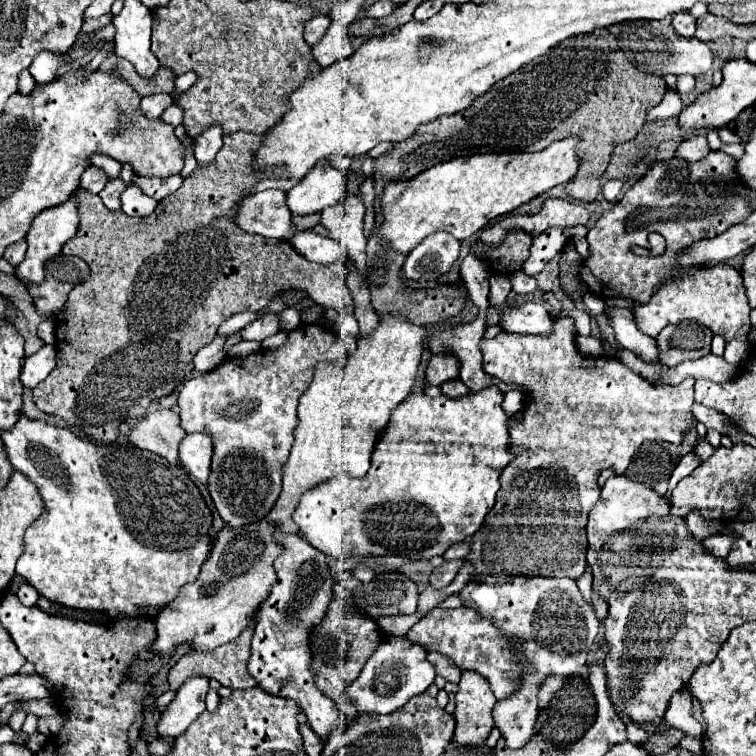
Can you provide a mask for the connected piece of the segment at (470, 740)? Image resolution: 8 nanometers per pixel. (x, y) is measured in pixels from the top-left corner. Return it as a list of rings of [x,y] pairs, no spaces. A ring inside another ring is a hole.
[[[462,671],[460,689],[456,693],[456,731],[452,745],[482,745],[494,727],[492,707],[496,697],[490,683],[476,671]]]

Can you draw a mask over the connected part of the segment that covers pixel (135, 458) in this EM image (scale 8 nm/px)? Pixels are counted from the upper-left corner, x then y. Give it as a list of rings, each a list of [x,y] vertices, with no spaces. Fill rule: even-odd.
[[[20,413],[18,423],[12,429],[2,431],[2,441],[4,441],[6,457],[12,463],[12,467],[16,471],[20,471],[22,475],[26,475],[40,489],[40,497],[44,503],[44,513],[28,527],[28,531],[24,535],[24,553],[20,555],[20,559],[16,563],[16,573],[22,575],[30,585],[34,585],[42,597],[56,601],[56,603],[62,603],[62,605],[72,607],[72,609],[106,611],[112,617],[138,617],[138,615],[142,615],[142,607],[146,607],[146,605],[162,607],[162,605],[176,599],[182,585],[196,581],[200,567],[208,559],[208,553],[210,553],[208,529],[212,525],[212,515],[210,515],[210,509],[208,509],[206,501],[202,499],[198,487],[190,481],[190,477],[184,473],[184,469],[180,465],[172,465],[166,459],[162,459],[160,455],[154,455],[150,451],[142,451],[142,449],[132,447],[132,445],[122,445],[122,443],[96,445],[96,443],[90,443],[88,439],[74,435],[70,429],[62,429],[62,427],[48,425],[44,421],[30,419],[24,413]],[[164,535],[170,537],[172,541],[180,543],[180,547],[174,547],[174,543],[160,543],[162,541],[160,537],[164,537]]]

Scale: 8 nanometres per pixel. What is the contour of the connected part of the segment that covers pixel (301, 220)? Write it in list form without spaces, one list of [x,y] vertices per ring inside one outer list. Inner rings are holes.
[[[310,213],[310,215],[294,215],[294,225],[302,229],[312,229],[320,221],[320,213]]]

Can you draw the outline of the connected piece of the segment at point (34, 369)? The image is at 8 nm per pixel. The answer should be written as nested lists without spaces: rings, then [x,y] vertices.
[[[30,355],[24,365],[22,365],[22,375],[20,375],[20,381],[24,387],[36,387],[40,381],[46,379],[46,375],[52,371],[52,367],[56,363],[56,355],[50,355],[50,367],[48,365],[48,359],[46,355]]]

